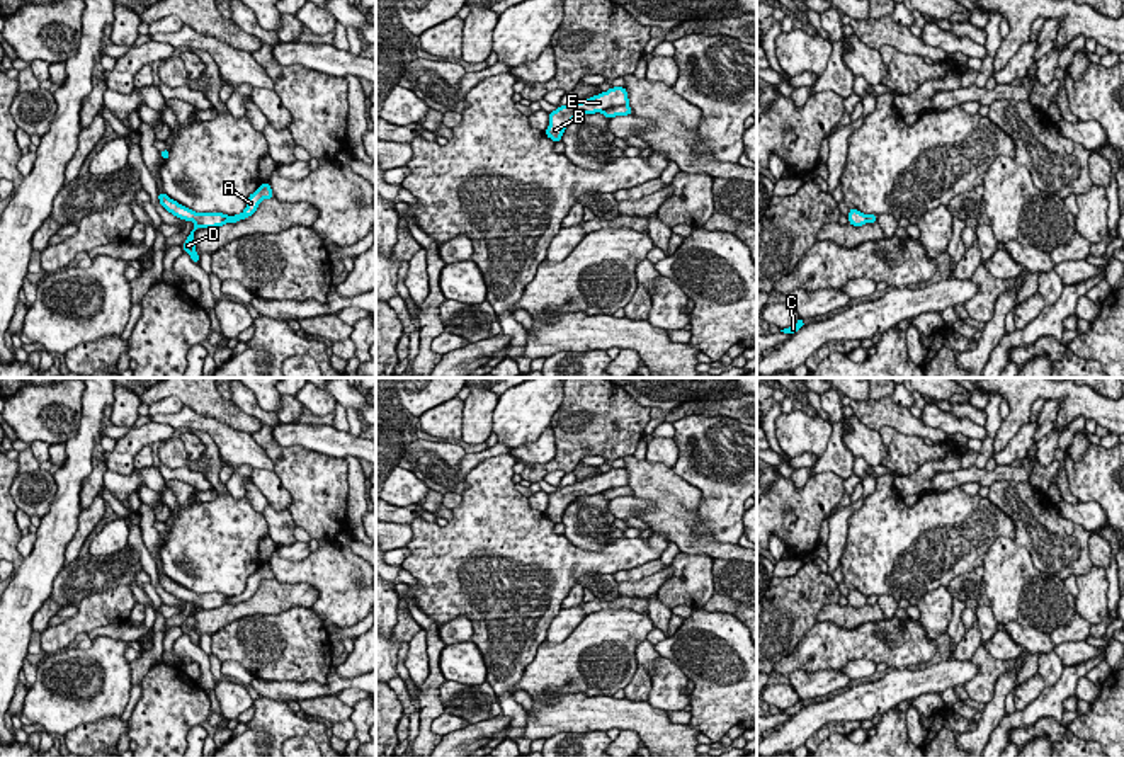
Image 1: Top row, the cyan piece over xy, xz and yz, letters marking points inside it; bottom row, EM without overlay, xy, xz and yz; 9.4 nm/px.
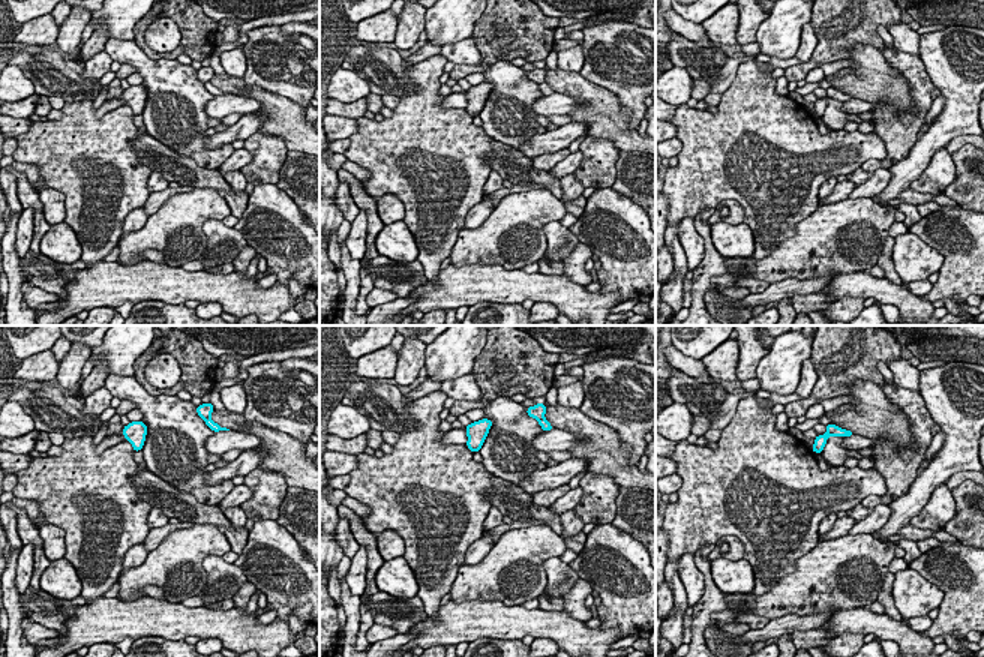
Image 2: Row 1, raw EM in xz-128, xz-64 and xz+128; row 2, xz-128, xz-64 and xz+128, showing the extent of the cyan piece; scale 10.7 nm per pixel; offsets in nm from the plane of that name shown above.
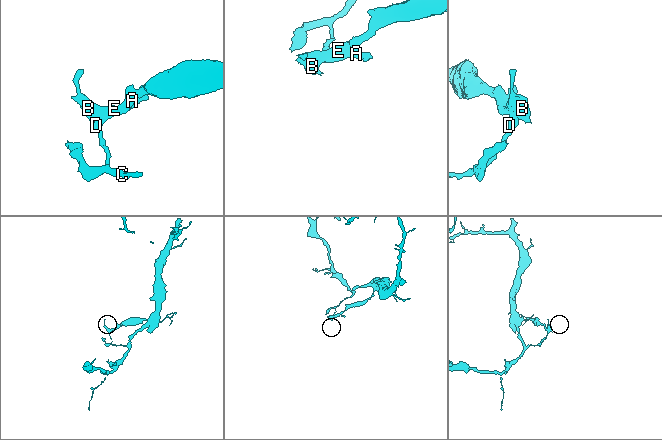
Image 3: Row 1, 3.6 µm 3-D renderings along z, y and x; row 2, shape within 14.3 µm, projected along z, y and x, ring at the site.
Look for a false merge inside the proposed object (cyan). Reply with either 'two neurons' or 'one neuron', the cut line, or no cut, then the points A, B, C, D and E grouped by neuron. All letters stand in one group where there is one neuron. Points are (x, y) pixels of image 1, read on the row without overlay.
two neurons; cut xz (626, 485), (601, 492); groups A C D / B E

